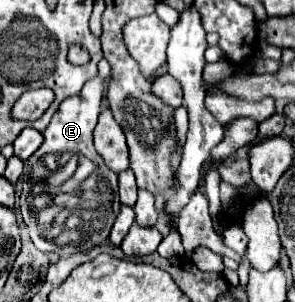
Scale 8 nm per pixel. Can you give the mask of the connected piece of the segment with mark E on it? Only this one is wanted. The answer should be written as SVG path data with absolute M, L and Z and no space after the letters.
M103 58L98 63L98 76L94 76L92 80L88 80L82 88L82 92L78 96L72 96L70 100L64 100L58 108L58 112L52 116L48 128L42 132L44 134L44 144L38 148L38 152L35 152L27 161L28 164L36 164L46 154L58 154L58 152L74 152L74 154L82 154L86 158L90 158L92 162L96 162L97 166L107 171L104 165L102 156L96 152L94 144L92 144L92 130L94 130L94 124L98 120L98 114L101 111L101 102L104 96L104 82L106 78L111 75L111 66L109 62Z

